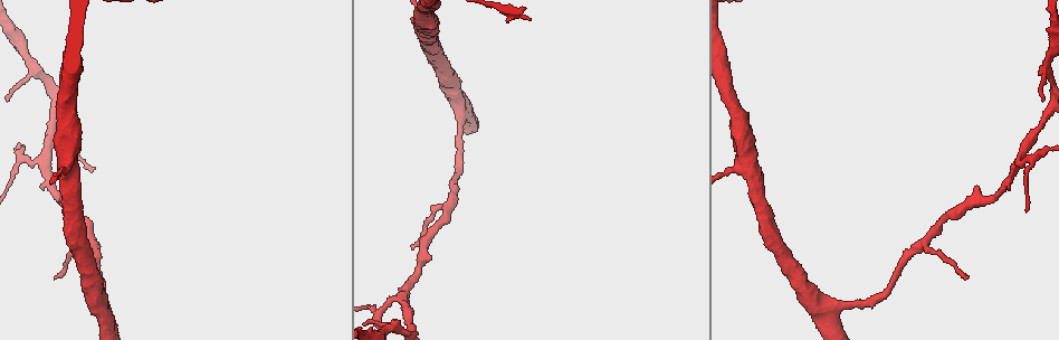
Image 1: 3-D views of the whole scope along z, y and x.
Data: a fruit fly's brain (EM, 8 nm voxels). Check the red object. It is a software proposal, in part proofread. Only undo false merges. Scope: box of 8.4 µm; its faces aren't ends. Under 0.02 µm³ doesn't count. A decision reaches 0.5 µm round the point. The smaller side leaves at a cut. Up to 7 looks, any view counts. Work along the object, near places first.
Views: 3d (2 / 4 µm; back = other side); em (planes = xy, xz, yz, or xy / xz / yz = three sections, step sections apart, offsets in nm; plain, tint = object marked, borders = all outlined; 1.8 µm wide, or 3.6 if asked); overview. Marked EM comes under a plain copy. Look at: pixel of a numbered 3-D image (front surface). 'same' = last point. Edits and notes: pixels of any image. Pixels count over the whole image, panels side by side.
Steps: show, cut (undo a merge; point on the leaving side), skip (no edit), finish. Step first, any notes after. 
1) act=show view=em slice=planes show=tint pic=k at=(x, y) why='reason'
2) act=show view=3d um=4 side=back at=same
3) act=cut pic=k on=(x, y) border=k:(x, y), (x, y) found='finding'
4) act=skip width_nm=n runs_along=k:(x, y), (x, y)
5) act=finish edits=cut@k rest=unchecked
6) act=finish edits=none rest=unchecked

act=show view=3d um=2 pic=1 at=(68, 162) why='thin arm on a thick one'

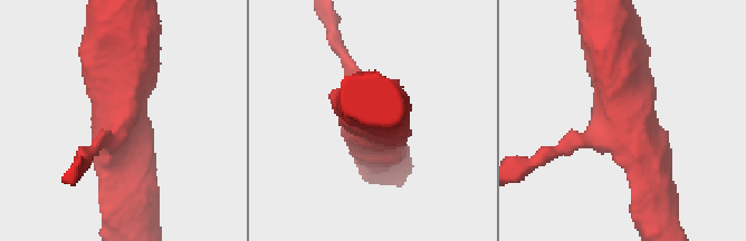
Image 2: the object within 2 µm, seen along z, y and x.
act=show view=em slice=yz step=8 show=tint pic=2 at=(122, 122) arms=3 why='need the tissue'

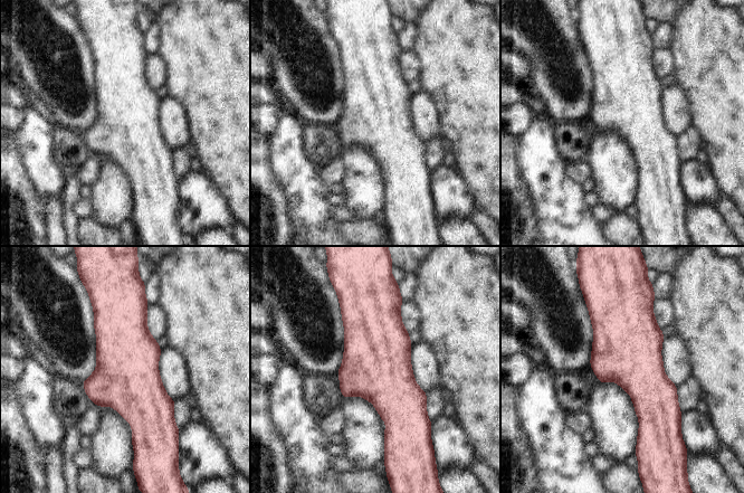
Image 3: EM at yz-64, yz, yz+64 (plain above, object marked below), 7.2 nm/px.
act=show view=em slice=planes show=tint at=same why='another direction'

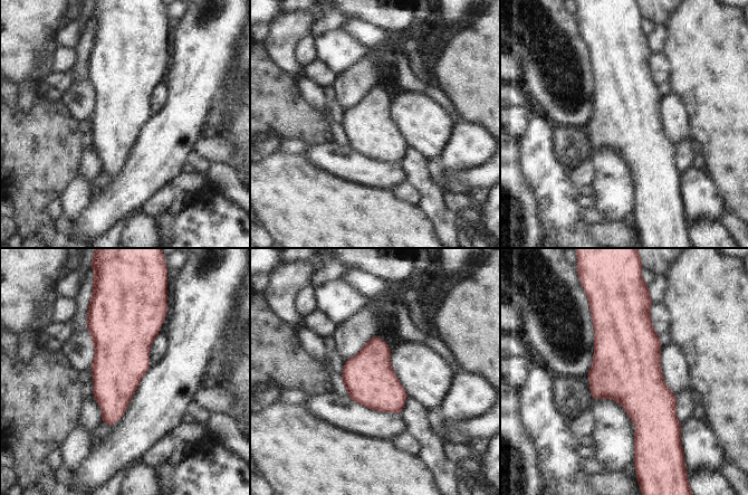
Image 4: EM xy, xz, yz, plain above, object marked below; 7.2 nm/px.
act=skip found='all the same neuron'

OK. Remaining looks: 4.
act=show view=3d um=4 pic=1 at=(105, 309) why='side arm on a straight run'

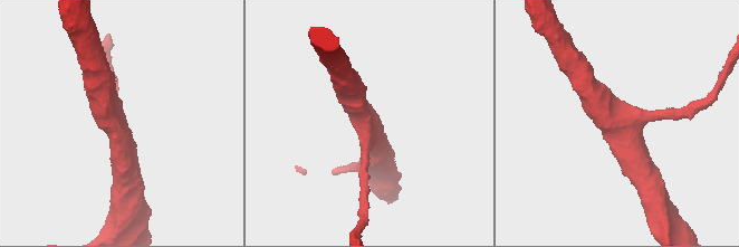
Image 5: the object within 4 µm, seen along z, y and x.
act=show view=em slice=planes show=tint pic=5 at=(114, 121) why='shape alone is not enough'

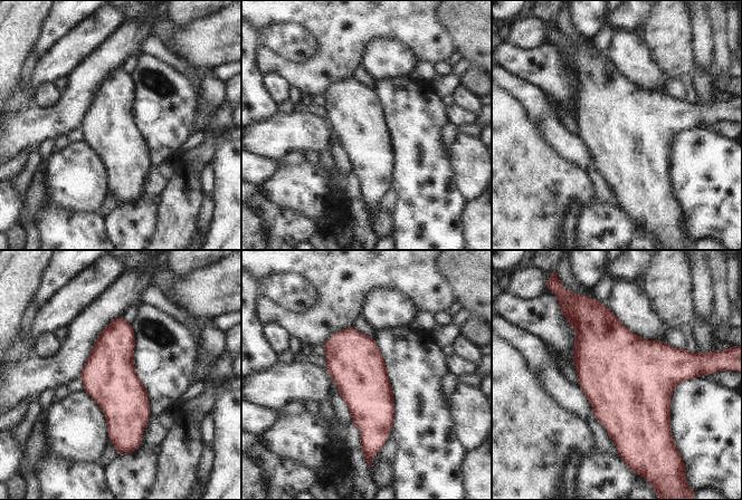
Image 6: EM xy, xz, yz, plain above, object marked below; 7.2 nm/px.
act=skip found='one neuron here'

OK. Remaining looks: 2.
act=finish edits=none rest=unchecked

